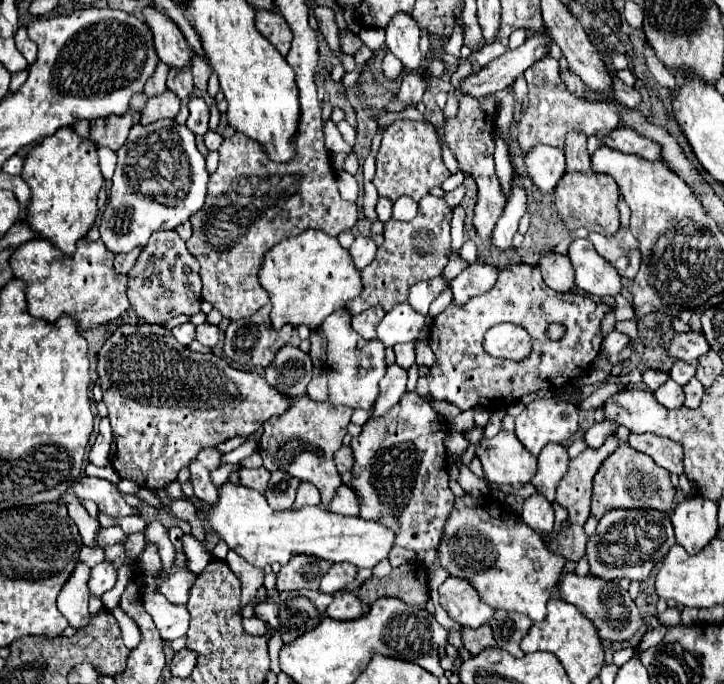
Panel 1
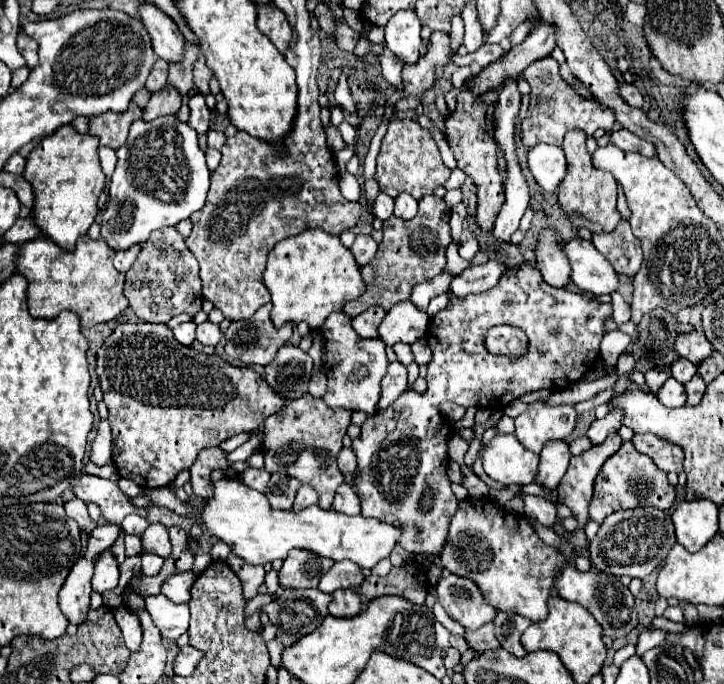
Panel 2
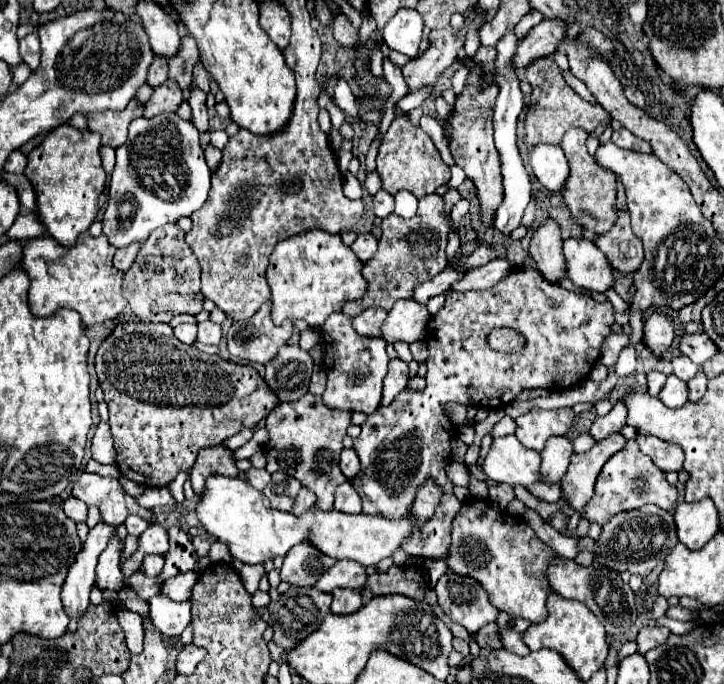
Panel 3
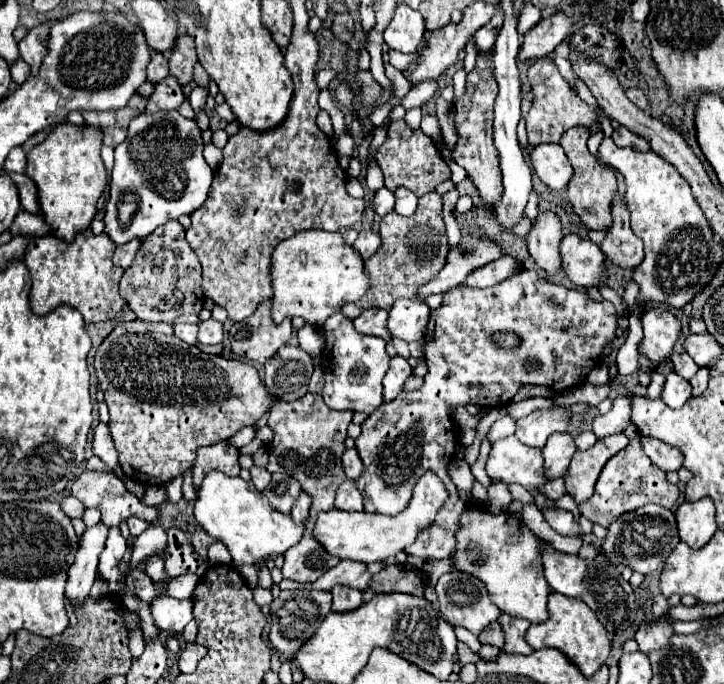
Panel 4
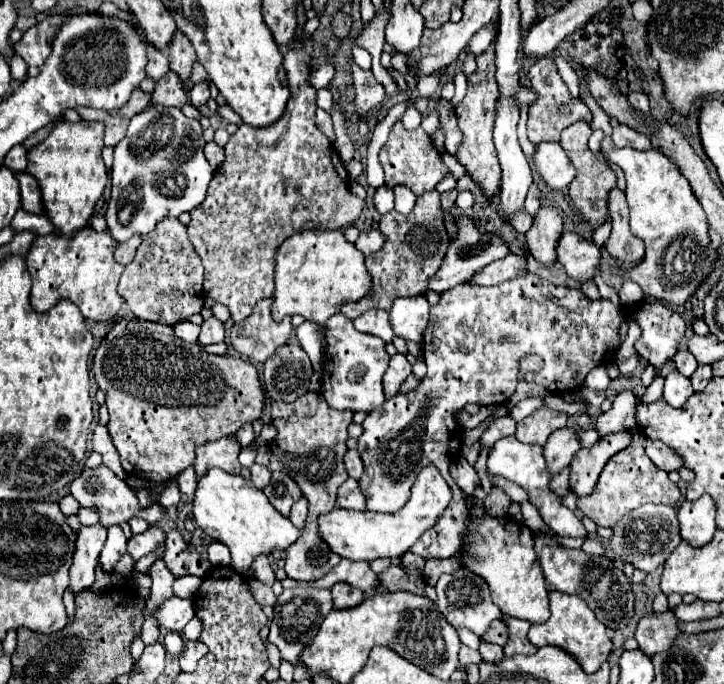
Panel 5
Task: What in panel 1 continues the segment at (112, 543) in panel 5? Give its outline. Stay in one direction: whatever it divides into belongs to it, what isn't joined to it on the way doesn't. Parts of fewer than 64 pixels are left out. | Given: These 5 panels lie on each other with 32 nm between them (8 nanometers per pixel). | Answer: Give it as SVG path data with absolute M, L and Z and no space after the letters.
M104 560L92 568L92 576L88 580L88 586L94 596L102 596L106 590L114 588L116 580L118 580L118 572L114 568L114 562Z

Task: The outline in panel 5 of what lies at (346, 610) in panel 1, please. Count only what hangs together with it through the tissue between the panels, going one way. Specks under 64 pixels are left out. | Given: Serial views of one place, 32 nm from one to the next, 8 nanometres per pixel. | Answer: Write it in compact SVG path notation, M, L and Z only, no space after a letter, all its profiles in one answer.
M336 582L336 586L332 586L332 596L334 596L334 608L352 608L356 604L360 604L360 600L364 600L364 592L352 588L346 582Z

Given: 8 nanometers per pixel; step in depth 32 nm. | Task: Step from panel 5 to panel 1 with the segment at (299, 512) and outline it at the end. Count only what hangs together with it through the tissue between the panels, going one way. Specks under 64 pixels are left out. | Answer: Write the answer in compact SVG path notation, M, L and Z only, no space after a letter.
M302 482L300 488L298 488L298 496L296 496L296 500L294 500L294 508L300 510L300 508L304 508L306 504L320 504L320 494L318 494L318 490L314 488L314 484Z

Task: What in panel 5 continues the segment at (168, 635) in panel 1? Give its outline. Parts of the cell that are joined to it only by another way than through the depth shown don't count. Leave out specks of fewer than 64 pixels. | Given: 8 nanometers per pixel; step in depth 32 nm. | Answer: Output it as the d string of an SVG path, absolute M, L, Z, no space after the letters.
M170 598L164 602L164 606L158 610L158 622L160 628L172 630L172 632L182 632L184 626L196 616L196 606L194 600L188 598Z

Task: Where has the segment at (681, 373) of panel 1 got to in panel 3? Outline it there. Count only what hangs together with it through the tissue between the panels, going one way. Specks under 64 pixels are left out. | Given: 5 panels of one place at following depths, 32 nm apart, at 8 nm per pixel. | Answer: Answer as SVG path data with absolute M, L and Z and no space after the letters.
M678 354L672 358L672 372L680 378L680 380L690 380L694 378L694 374L698 372L698 366L692 364L692 360L688 360L688 356L684 354Z

